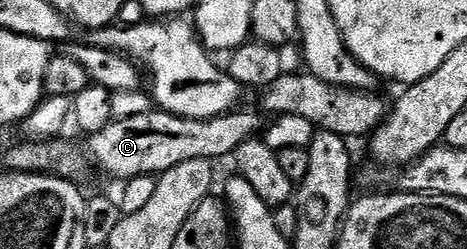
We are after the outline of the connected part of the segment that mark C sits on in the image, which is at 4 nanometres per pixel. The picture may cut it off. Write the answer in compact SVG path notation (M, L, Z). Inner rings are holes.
M152 111L133 113L130 117L115 119L103 131L88 138L87 153L92 164L109 177L118 177L121 183L132 177L151 177L166 173L187 159L216 162L217 157L232 158L244 141L254 140L262 132L262 114L234 111L206 121L177 117L174 113ZM261 116L261 117L260 117ZM93 156L93 157L92 157ZM97 164L97 165L96 165Z

